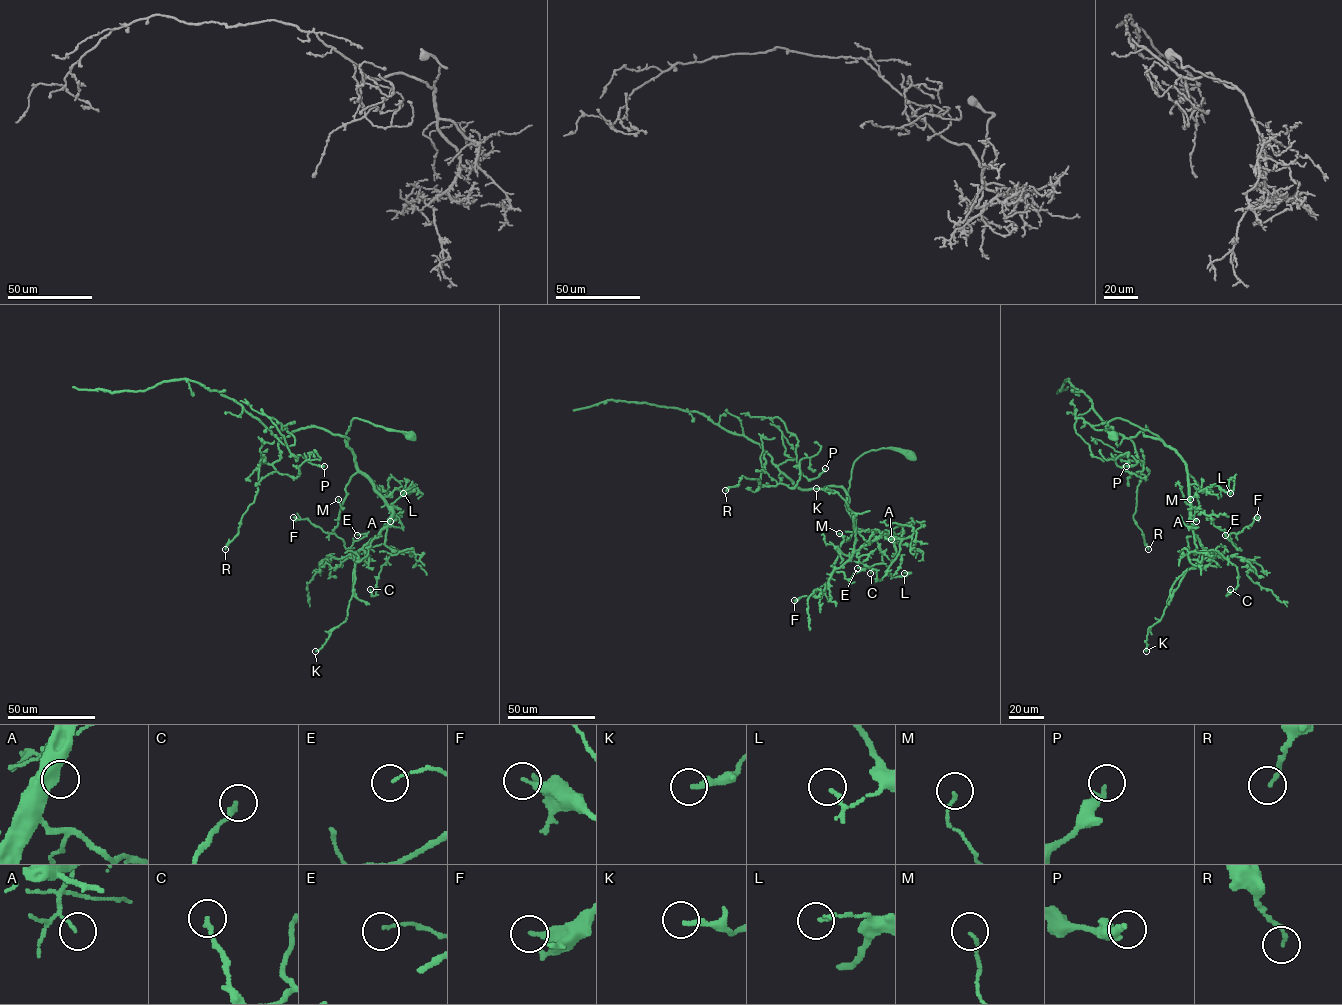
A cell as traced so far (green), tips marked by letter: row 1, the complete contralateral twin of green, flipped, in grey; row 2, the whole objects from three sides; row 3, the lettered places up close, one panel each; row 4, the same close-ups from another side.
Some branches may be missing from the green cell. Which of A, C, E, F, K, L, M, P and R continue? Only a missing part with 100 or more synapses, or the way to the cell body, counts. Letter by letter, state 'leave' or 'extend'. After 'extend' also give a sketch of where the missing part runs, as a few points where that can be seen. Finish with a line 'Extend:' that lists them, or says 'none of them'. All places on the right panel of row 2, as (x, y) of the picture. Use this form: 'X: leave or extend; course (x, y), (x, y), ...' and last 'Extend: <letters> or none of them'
A: leave
C: leave
E: leave
F: leave
K: leave
L: leave
M: leave
P: leave
R: leave
Extend: none of them

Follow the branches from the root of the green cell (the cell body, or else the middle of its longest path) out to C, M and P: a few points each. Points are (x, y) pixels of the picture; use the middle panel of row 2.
C: (911, 455), (882, 448), (853, 464), (845, 506), (855, 525), (901, 539), (882, 579), (875, 569), (870, 573)
M: (911, 455), (882, 448), (865, 452), (854, 462), (845, 506), (858, 528), (846, 541), (842, 542), (839, 533)
P: (911, 455), (863, 453), (846, 505), (779, 470), (795, 459), (771, 419), (804, 476), (825, 468)

